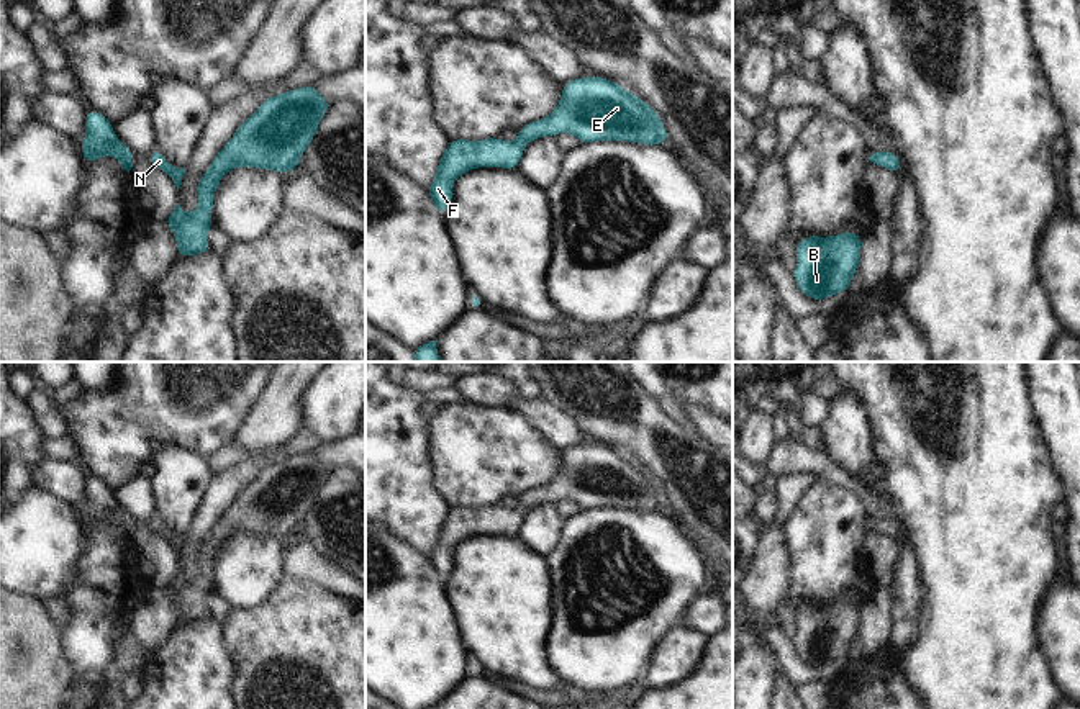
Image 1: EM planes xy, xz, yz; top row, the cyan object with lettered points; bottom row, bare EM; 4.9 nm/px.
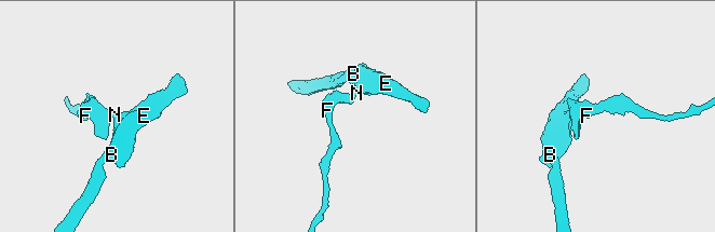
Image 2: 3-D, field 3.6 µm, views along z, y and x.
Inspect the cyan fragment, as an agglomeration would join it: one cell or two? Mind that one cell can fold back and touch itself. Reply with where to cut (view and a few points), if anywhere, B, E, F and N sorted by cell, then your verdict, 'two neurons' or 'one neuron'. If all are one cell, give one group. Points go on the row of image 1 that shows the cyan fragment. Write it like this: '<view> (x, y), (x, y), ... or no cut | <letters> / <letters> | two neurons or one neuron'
no cut | B E F N | one neuron

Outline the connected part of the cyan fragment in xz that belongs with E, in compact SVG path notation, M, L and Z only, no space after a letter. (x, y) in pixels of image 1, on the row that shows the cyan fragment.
M593 75L590 79L580 77L562 85L562 97L557 108L546 118L531 121L518 129L518 139L505 142L498 138L487 138L483 141L451 139L446 152L439 159L434 182L426 190L438 210L447 213L452 201L452 183L457 177L475 167L501 167L516 169L523 156L524 146L544 136L556 136L559 133L572 133L580 144L592 141L626 141L649 146L667 142L667 131L660 123L659 115L641 98L624 90L616 82Z

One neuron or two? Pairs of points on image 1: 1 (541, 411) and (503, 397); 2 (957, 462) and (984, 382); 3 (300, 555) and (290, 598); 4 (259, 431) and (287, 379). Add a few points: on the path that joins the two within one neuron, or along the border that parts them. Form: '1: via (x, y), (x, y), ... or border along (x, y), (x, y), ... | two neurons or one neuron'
1: border along (517, 395), (507, 405) | two neurons
2: via (959, 442), (959, 406), (964, 401) | one neuron
3: border along (284, 577), (315, 582), (331, 591) | two neurons
4: via (272, 418), (277, 413), (282, 392) | one neuron

